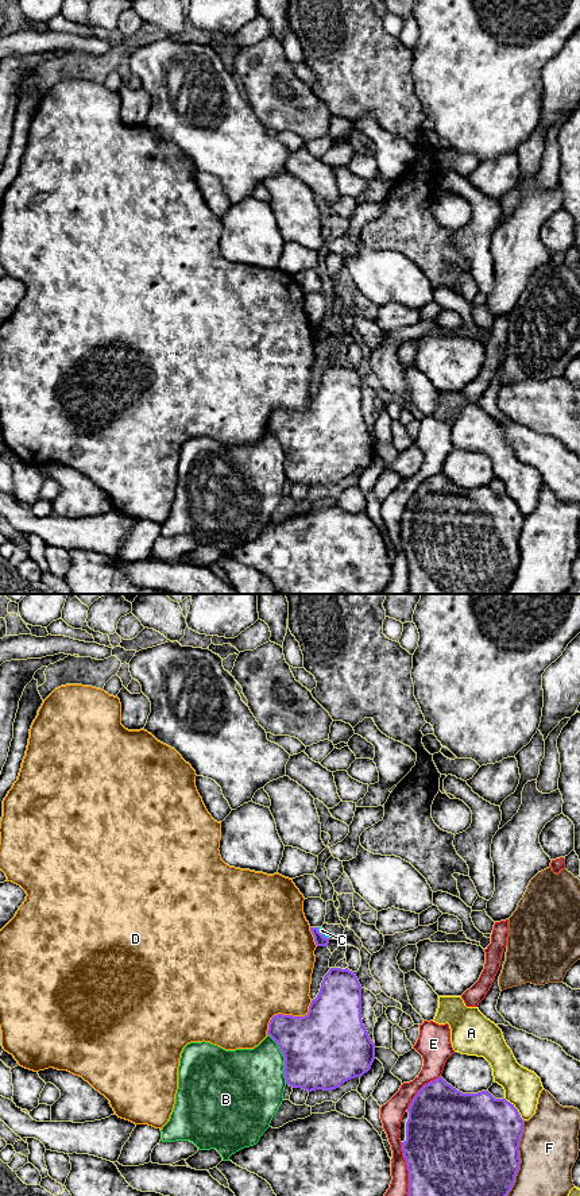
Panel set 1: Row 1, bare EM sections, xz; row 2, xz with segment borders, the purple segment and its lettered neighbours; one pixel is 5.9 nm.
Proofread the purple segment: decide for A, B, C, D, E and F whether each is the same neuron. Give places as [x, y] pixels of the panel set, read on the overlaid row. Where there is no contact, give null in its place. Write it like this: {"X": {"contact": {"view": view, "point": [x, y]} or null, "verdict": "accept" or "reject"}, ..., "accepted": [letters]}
{"A": {"contact": {"view": "xz", "point": [515, 1108]}, "verdict": "reject"}, "B": {"contact": {"view": "xz", "point": [285, 1058]}, "verdict": "reject"}, "C": {"contact": {"view": "xz", "point": [321, 934]}, "verdict": "reject"}, "D": {"contact": {"view": "xz", "point": [287, 1015]}, "verdict": "reject"}, "E": {"contact": {"view": "xz", "point": [408, 1169]}, "verdict": "reject"}, "F": {"contact": {"view": "xz", "point": [519, 1158]}, "verdict": "reject"}, "accepted": []}

